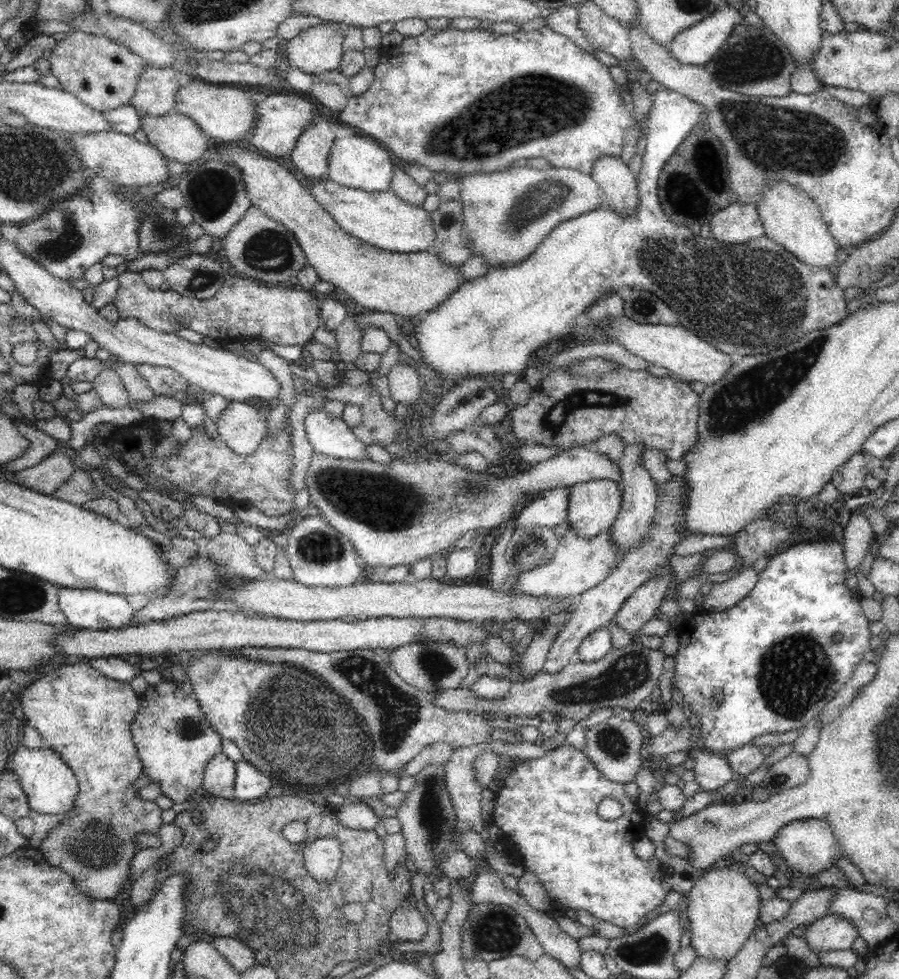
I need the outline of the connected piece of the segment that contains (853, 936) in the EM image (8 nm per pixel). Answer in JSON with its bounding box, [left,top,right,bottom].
[804,914,858,954]

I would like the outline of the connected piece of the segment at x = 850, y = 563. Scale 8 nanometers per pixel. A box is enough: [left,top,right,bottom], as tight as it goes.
[841,510,873,572]

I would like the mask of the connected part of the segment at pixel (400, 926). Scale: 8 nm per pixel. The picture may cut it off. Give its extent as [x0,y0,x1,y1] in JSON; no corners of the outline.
[389,902,429,944]

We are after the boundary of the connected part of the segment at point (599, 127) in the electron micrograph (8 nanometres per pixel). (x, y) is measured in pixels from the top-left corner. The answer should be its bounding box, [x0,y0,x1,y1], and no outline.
[340,27,640,178]

